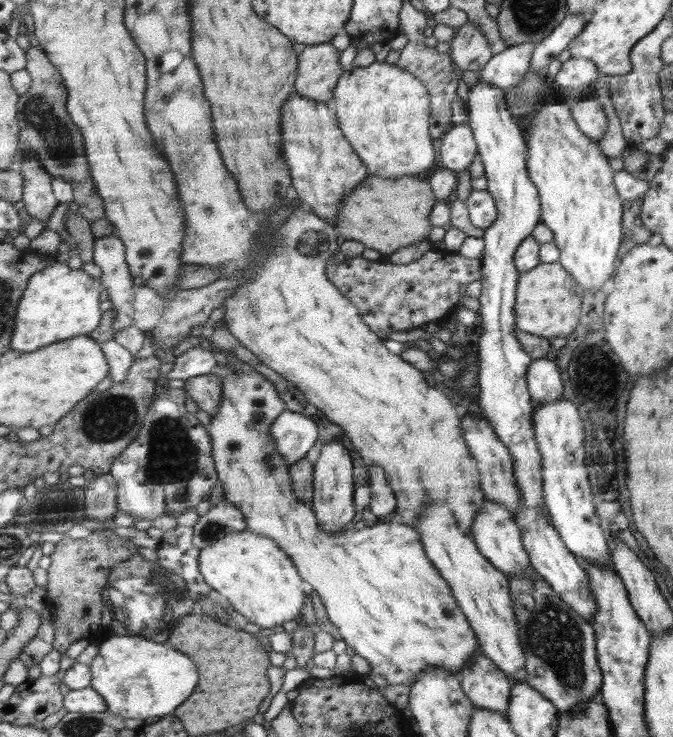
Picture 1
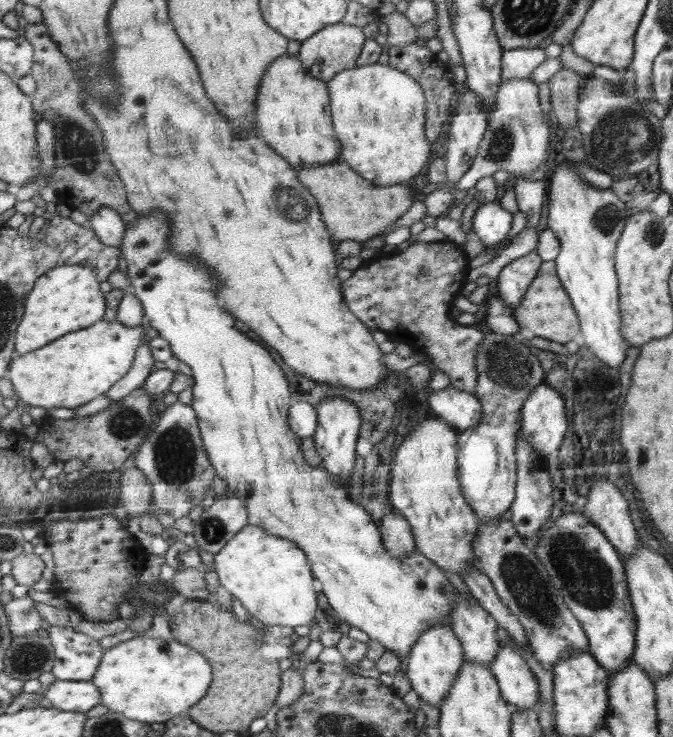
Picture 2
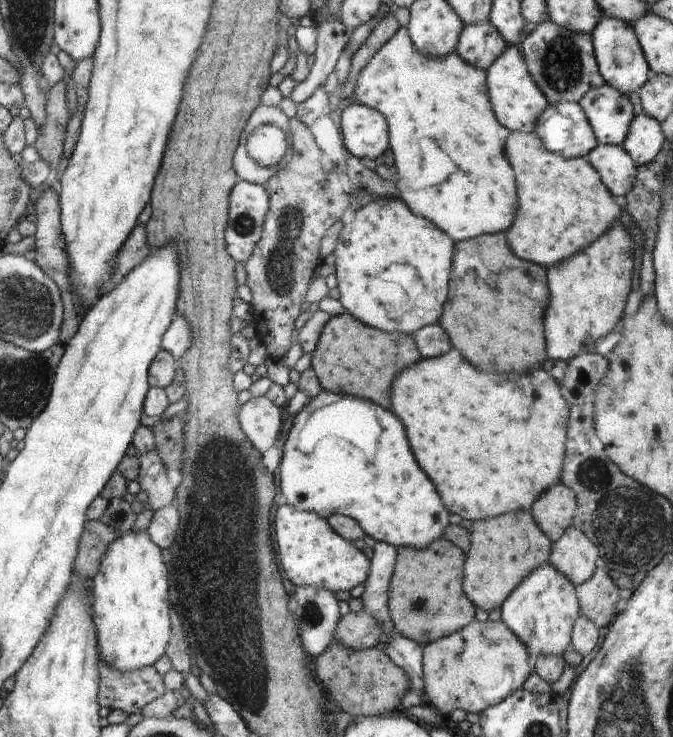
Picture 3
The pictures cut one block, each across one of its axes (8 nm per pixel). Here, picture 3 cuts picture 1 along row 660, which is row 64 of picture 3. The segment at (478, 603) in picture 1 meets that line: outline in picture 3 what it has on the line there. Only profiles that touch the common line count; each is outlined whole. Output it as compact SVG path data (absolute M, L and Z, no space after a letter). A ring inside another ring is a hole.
M508 46L491 67L487 68L486 75L491 104L496 110L496 116L504 122L504 128L525 133L535 132L535 124L549 102L530 76L519 47Z

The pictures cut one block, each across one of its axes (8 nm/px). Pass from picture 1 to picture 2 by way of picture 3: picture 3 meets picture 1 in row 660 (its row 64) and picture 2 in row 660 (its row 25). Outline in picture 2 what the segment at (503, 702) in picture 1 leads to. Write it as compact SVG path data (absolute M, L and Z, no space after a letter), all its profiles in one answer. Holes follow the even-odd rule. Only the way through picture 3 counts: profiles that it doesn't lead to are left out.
M459 593L456 600L455 612L452 612L452 630L460 639L466 660L490 666L496 660L496 653L500 652L499 624L495 618L484 610L483 606L474 597L464 597Z

